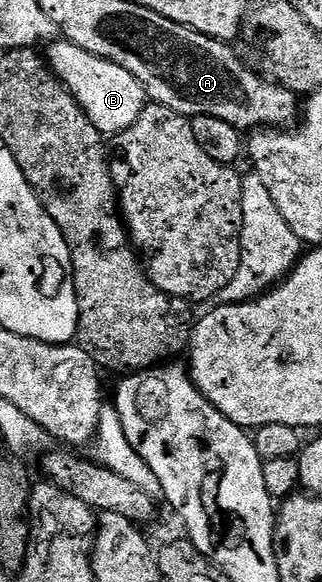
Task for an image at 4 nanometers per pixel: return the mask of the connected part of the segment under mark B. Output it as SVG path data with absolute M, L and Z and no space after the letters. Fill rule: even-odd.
M52 41L47 44L46 58L53 71L68 84L76 100L84 108L93 125L105 137L120 135L144 111L146 96L144 87L122 65L114 65L114 61L98 57L77 43L67 41ZM61 42L61 43L60 43ZM48 50L48 51L47 51Z

